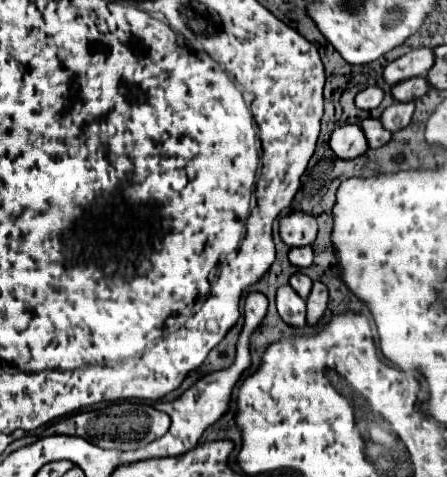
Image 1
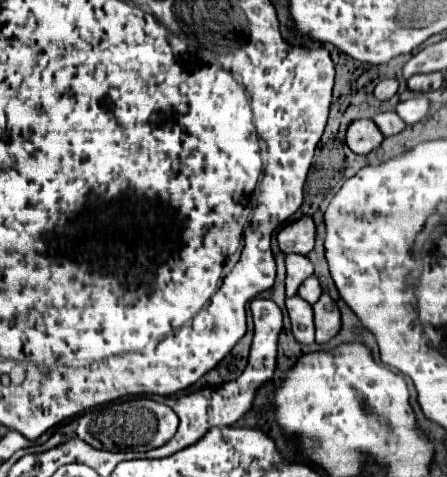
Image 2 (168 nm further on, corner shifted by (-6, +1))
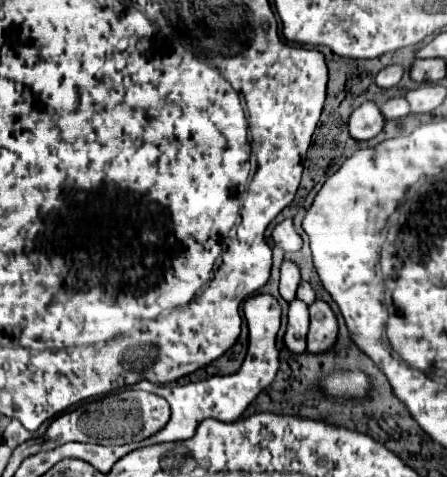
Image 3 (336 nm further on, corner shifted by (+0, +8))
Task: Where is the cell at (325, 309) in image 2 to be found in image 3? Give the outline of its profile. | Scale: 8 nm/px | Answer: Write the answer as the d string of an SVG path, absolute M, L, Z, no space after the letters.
M324 300L310 304L310 332L308 332L308 352L328 350L338 336L338 322L334 312Z

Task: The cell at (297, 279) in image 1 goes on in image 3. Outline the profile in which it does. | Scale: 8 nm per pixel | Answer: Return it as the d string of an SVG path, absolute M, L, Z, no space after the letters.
M300 282L298 290L296 290L296 296L298 296L302 302L306 302L306 304L312 304L314 298L316 298L316 294L314 294L314 290L312 290L312 286L310 286L308 282Z

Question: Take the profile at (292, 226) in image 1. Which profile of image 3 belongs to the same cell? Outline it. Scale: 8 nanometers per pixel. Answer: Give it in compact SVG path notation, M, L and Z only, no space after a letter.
M286 218L280 224L276 224L276 228L272 230L272 238L276 246L280 246L284 252L298 252L302 248L302 238L294 230L292 218Z

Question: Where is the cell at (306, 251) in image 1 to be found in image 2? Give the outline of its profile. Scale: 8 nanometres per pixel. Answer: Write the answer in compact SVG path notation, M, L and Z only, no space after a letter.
M288 255L286 257L286 297L294 297L304 279L314 273L314 267L304 255Z

